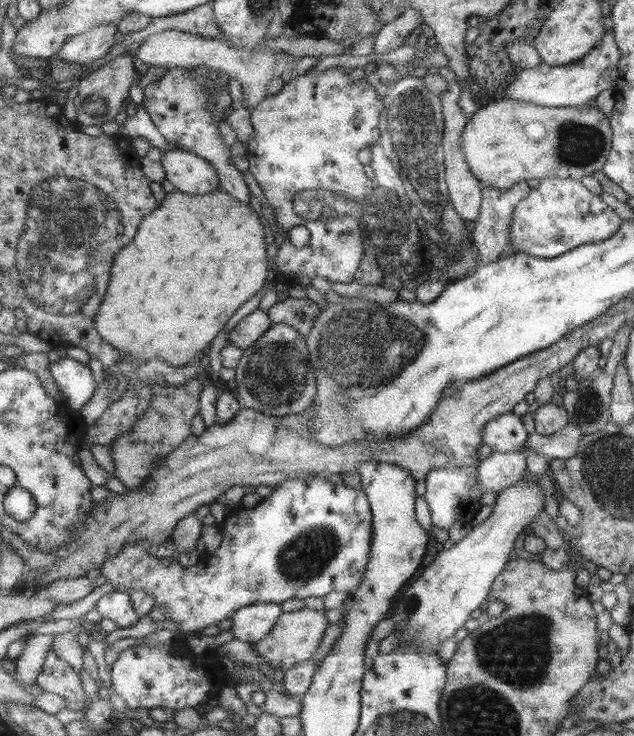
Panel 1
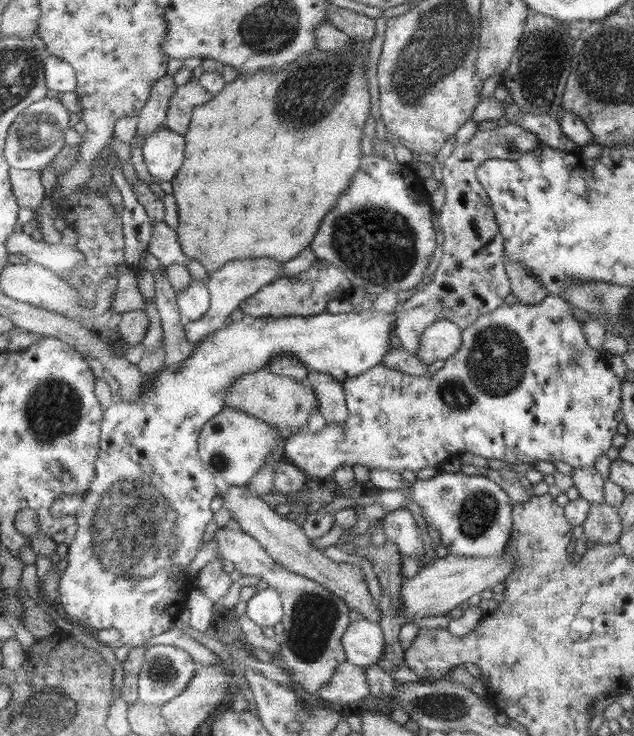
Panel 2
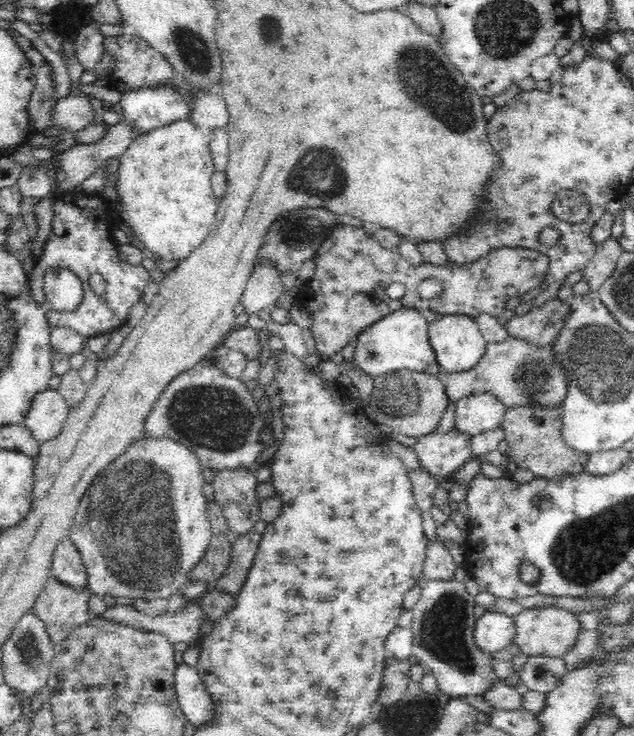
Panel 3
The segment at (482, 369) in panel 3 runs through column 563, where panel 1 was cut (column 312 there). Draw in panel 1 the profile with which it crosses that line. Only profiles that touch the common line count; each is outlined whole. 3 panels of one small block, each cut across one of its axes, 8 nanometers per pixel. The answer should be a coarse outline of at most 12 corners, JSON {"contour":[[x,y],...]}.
{"contour":[[273,326],[235,369],[243,408],[287,417],[319,393],[307,339]]}

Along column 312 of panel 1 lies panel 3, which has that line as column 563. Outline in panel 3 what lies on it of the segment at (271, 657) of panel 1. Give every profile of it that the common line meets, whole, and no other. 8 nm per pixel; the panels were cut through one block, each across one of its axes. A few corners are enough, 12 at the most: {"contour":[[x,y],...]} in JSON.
{"contour":[[556,607],[514,616],[514,643],[532,656],[562,658],[582,630]]}

